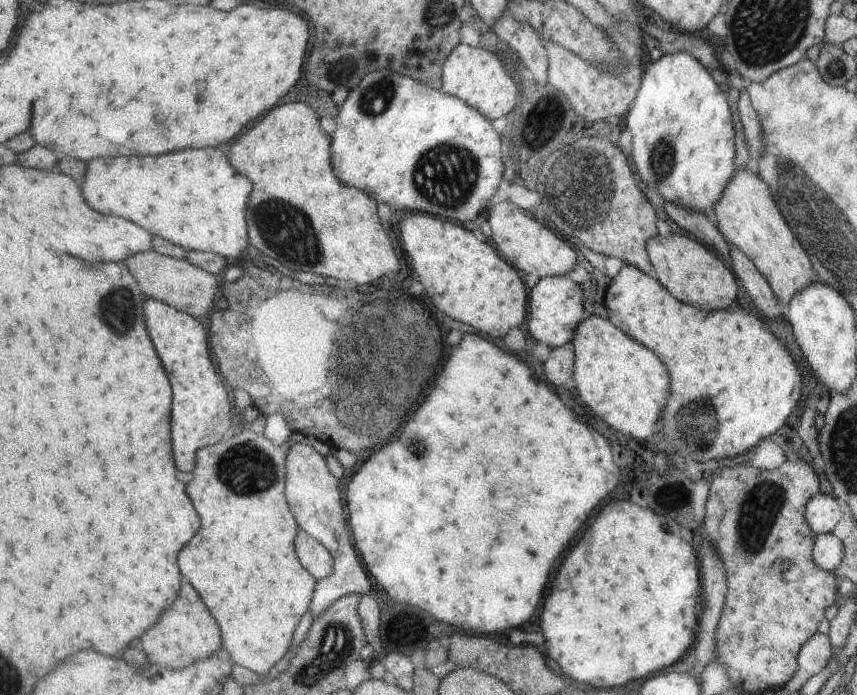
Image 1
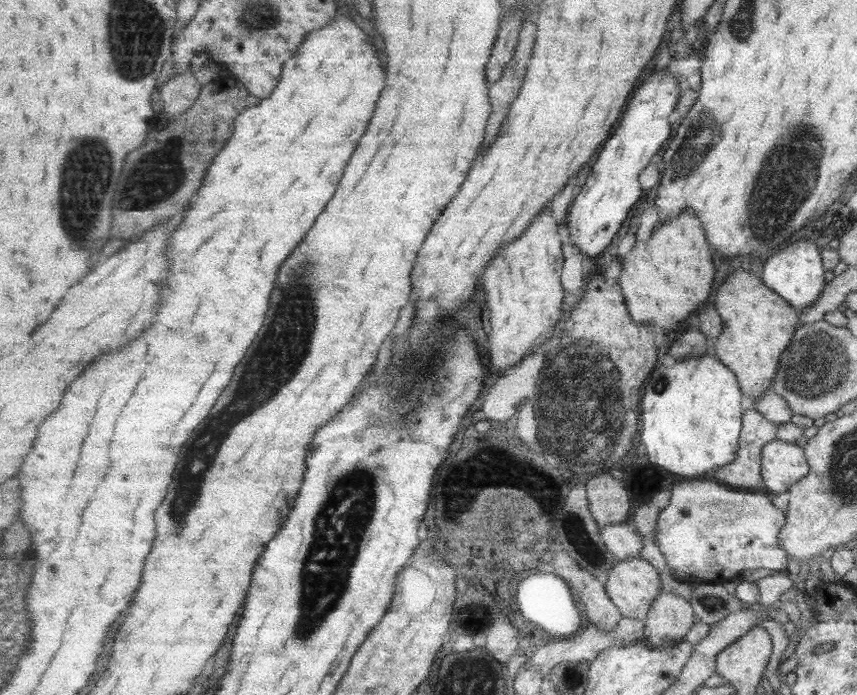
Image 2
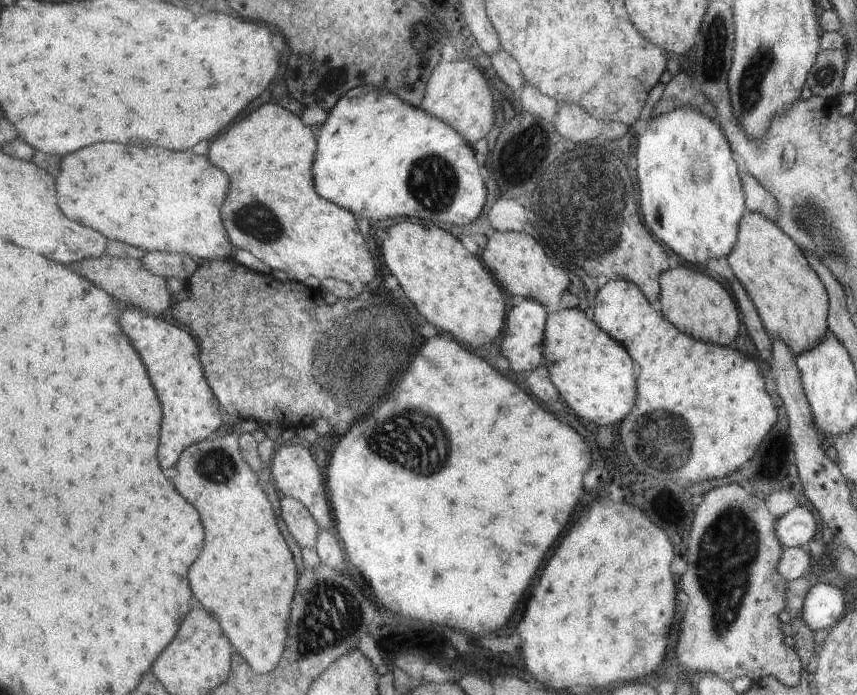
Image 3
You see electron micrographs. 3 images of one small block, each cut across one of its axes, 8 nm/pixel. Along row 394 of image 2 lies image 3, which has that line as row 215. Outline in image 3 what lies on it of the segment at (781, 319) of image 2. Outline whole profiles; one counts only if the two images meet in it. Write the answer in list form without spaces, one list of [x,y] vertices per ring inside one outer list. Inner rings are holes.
[[[747,212],[742,218],[737,244],[727,260],[739,283],[754,303],[769,336],[784,342],[795,357],[813,349],[828,334],[829,298],[826,289],[812,270],[801,248],[771,220],[761,214]]]

